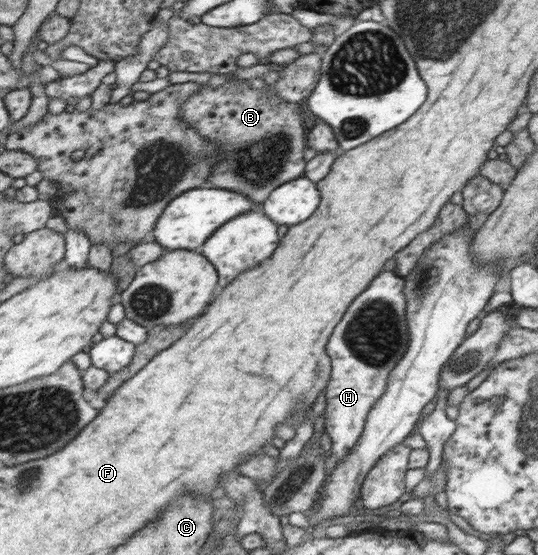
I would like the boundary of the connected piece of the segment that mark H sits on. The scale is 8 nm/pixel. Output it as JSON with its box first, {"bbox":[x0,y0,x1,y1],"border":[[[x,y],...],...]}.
{"bbox":[321,271,409,463],"border":[[[390,271],[380,273],[380,279],[376,279],[376,283],[372,283],[372,287],[368,287],[368,291],[364,291],[364,295],[360,295],[360,299],[352,303],[352,307],[348,307],[348,315],[344,315],[344,323],[340,323],[340,327],[332,331],[332,339],[328,339],[328,355],[332,355],[332,383],[328,383],[326,387],[324,410],[321,414],[325,417],[324,432],[329,435],[331,441],[330,453],[336,457],[338,463],[347,458],[350,451],[354,449],[359,435],[366,428],[366,418],[372,407],[385,393],[389,374],[407,351],[409,331],[406,331],[404,307],[407,307],[407,302],[404,293],[400,293],[400,277],[396,277]]]}

